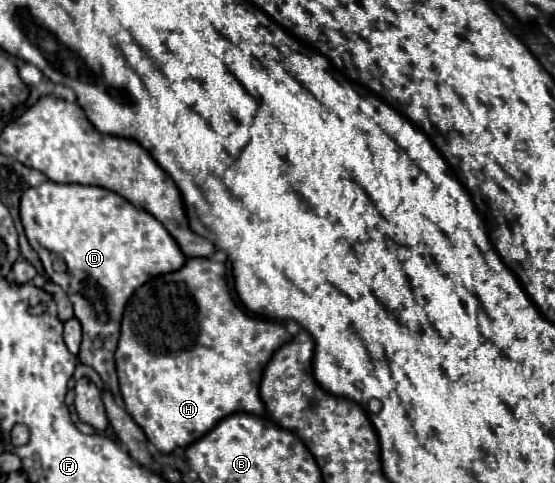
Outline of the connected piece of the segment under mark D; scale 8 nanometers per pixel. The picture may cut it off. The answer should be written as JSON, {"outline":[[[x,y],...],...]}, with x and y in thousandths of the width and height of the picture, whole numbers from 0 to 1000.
{"outline":[[[79,377],[65,389],[50,389],[36,414],[36,451],[54,509],[68,522],[90,580],[108,588],[133,634],[133,654],[148,671],[148,716],[141,745],[166,758],[195,807],[213,820],[213,783],[205,758],[205,729],[216,700],[216,667],[227,625],[238,609],[270,576],[317,563],[339,538],[303,476],[263,435],[249,435],[227,410],[180,385],[148,381],[101,381]]]}

